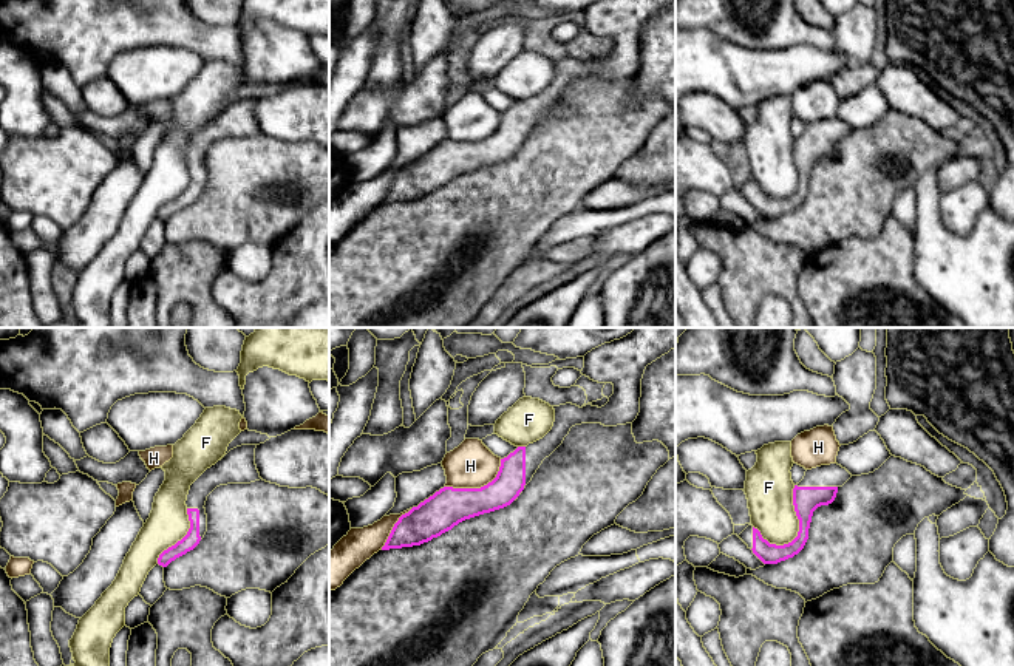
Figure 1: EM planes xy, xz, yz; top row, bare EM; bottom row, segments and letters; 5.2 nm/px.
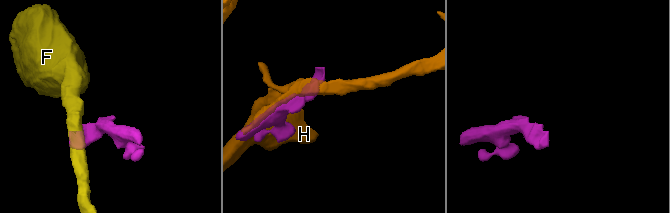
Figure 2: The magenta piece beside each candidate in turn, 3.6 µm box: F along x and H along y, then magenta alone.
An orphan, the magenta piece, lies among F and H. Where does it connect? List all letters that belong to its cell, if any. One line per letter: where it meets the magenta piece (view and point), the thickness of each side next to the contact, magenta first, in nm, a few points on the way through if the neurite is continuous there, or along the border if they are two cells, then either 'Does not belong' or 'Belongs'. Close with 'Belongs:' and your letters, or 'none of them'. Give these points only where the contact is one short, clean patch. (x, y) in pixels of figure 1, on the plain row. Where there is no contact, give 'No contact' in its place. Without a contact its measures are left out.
F: Touches magenta at yz (799, 178). Thickness 140 nm (magenta) against 260 nm. Does not belong
H: Touches magenta at xz (478, 142). Thickness 200 nm (magenta) against 240 nm. Does not belong
Belongs: none of them

